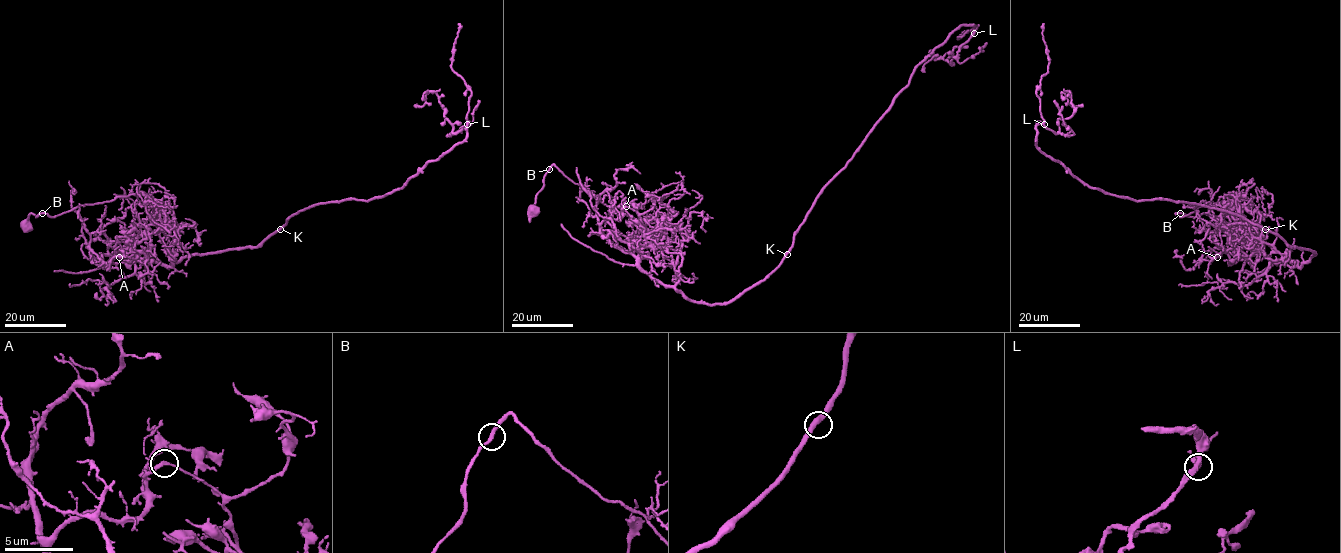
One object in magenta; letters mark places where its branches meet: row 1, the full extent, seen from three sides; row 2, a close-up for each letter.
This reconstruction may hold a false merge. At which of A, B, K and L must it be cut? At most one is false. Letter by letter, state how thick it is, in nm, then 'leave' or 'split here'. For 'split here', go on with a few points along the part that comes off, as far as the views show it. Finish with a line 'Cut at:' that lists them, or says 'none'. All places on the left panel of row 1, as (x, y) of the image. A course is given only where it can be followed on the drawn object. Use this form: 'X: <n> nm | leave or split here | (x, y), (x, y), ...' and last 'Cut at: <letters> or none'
A: 220 nm | split here | (119, 257), (146, 238), (148, 209), (155, 202), (151, 196), (138, 192), (57, 215), (31, 213), (22, 226)
B: 240 nm | leave
K: 360 nm | leave
L: 260 nm | leave
Cut at: A

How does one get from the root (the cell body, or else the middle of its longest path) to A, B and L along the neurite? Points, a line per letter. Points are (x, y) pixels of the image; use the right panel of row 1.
A: (1264, 229), (1291, 247), (1315, 254), (1300, 267), (1252, 255), (1245, 243), (1237, 242), (1217, 257)
B: (1264, 229), (1315, 254), (1288, 266), (1250, 232), (1232, 192), (1180, 213)
L: (1264, 229), (1227, 211), (1167, 199), (1133, 200), (1105, 194), (1088, 186), (1036, 146), (1036, 127), (1044, 124)

